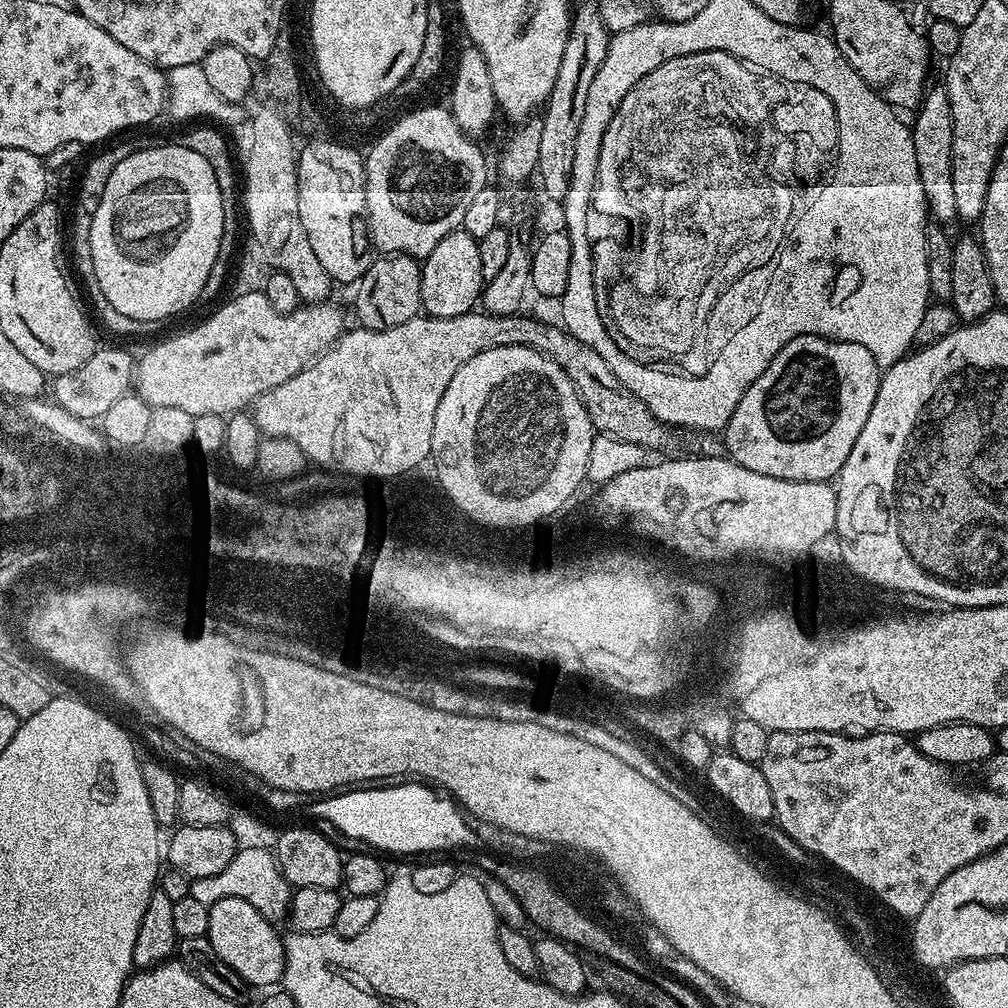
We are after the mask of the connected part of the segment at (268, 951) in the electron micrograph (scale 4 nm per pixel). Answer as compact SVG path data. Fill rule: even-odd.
M218 896L208 905L210 926L208 941L214 946L214 954L238 974L253 989L271 989L284 978L284 936L276 933L276 924L267 920L261 912L254 910L246 898L237 896Z

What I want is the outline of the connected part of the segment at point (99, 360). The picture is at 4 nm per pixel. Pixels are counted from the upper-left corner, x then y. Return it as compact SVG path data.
M104 346L97 347L93 352L92 357L86 361L82 366L78 366L78 370L67 372L61 376L55 377L50 384L50 392L52 388L51 399L55 403L60 404L62 410L68 410L70 414L77 416L79 420L87 420L89 422L103 417L106 410L110 410L113 402L118 402L118 398L129 395L130 385L134 380L134 356L128 352L123 352L120 348L104 348Z

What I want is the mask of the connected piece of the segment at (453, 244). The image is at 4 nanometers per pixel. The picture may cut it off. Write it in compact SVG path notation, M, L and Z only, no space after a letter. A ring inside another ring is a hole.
M462 230L446 234L446 238L442 238L442 242L438 242L438 246L434 246L434 250L423 257L420 277L420 306L427 315L454 318L473 311L486 283L482 274L482 262L478 259L478 242Z

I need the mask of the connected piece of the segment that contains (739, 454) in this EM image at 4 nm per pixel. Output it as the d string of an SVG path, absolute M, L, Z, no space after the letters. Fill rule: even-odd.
M824 336L794 338L766 366L758 382L742 394L742 402L738 402L734 414L730 414L730 422L722 429L723 447L735 464L754 470L754 474L783 480L831 481L839 477L854 442L858 442L858 434L862 434L862 426L866 426L866 418L870 418L881 375L874 354L866 346L827 340Z

